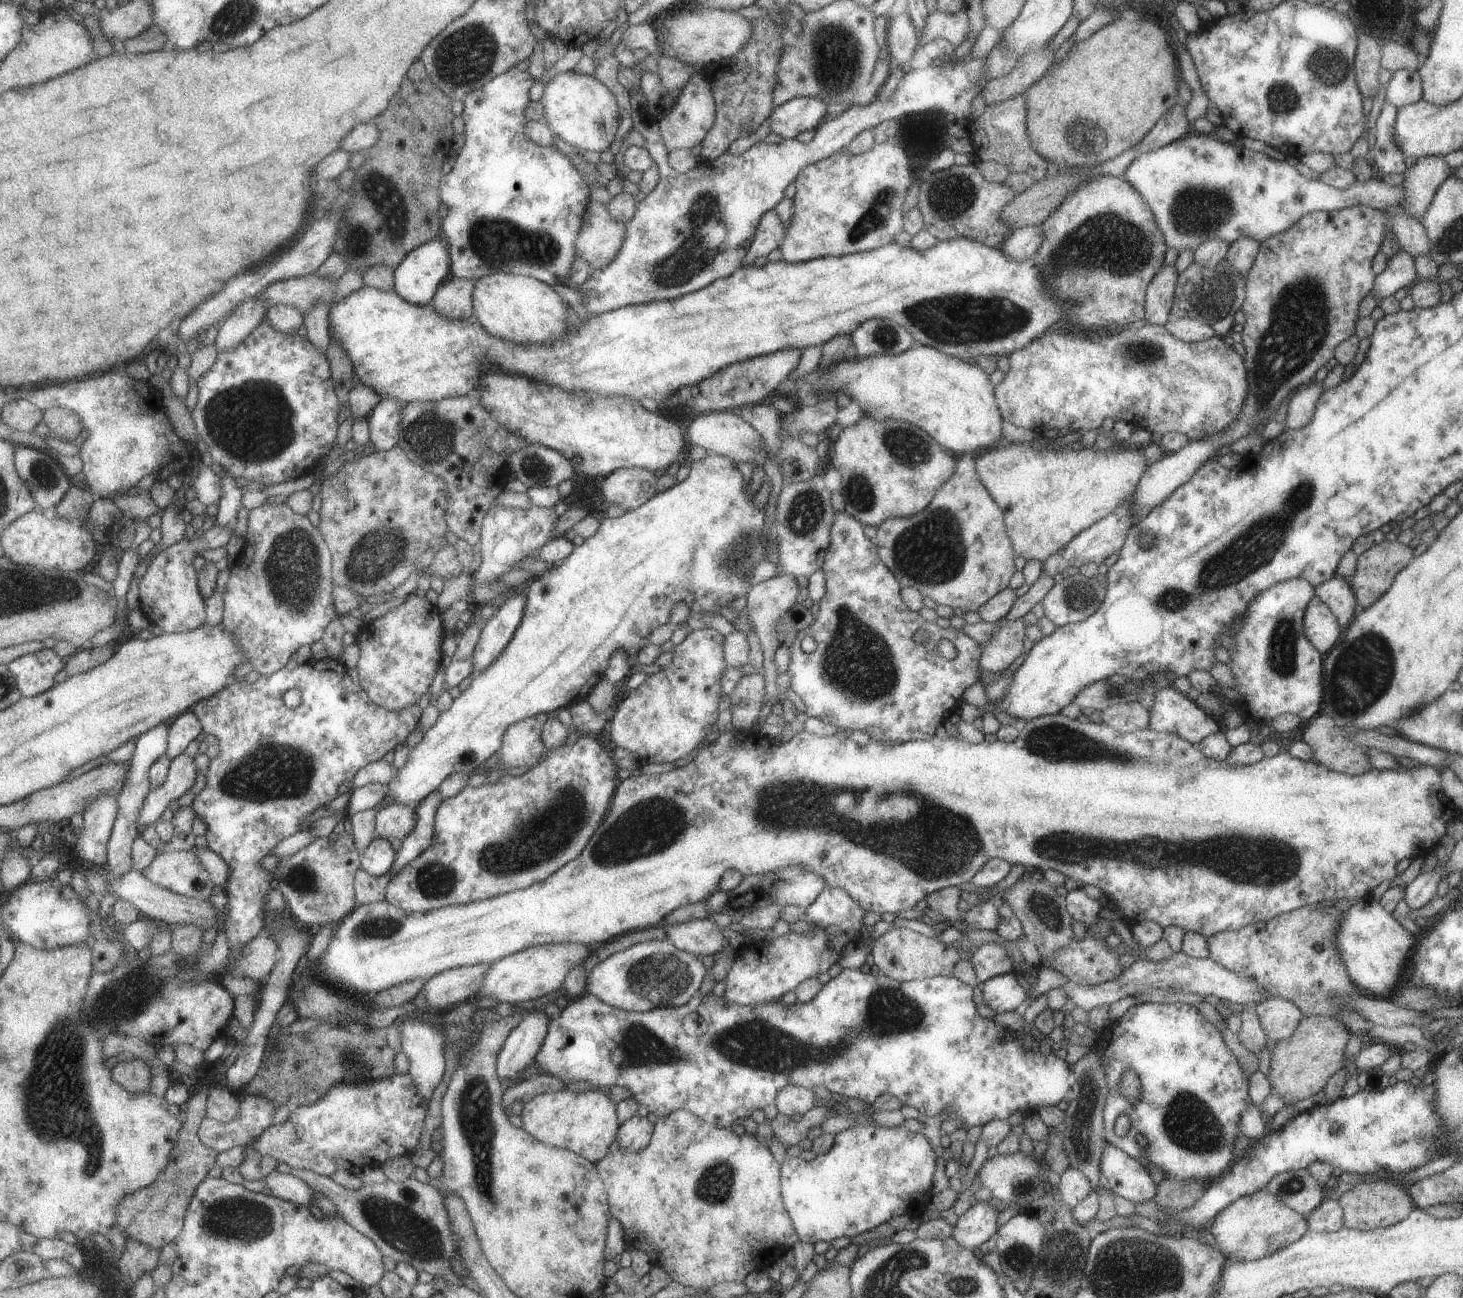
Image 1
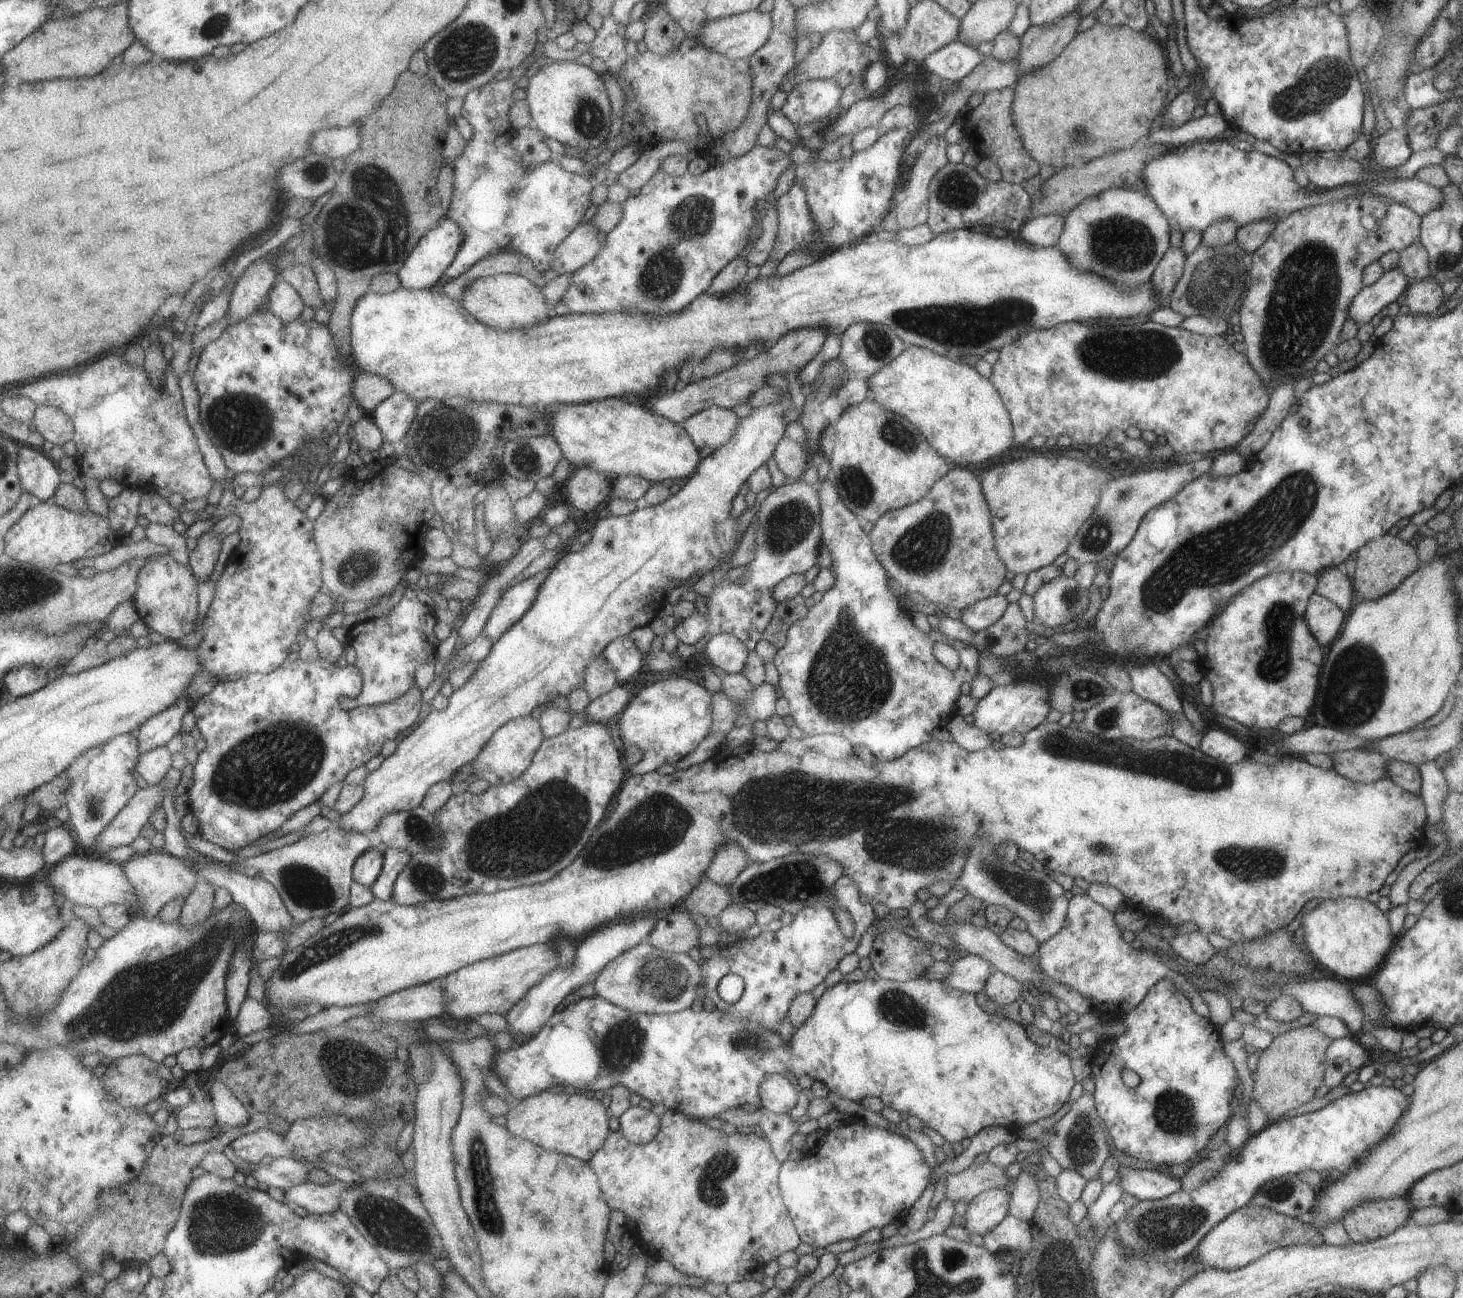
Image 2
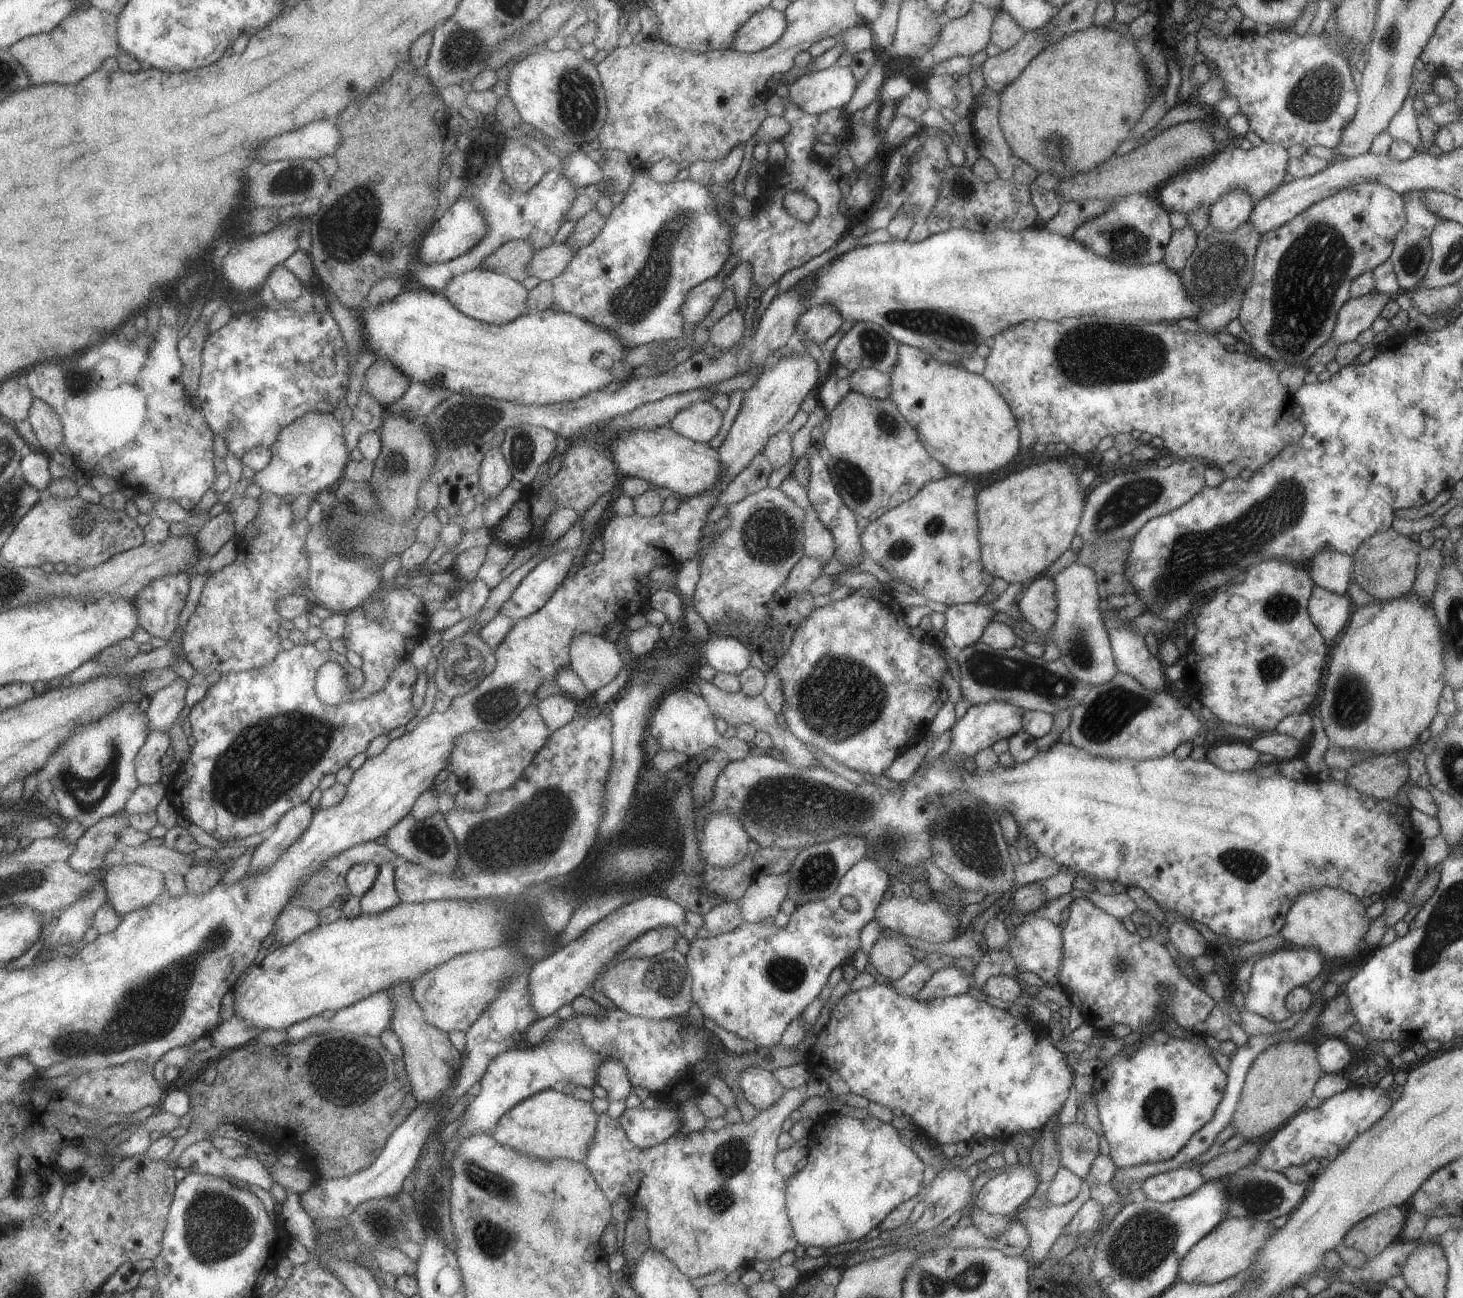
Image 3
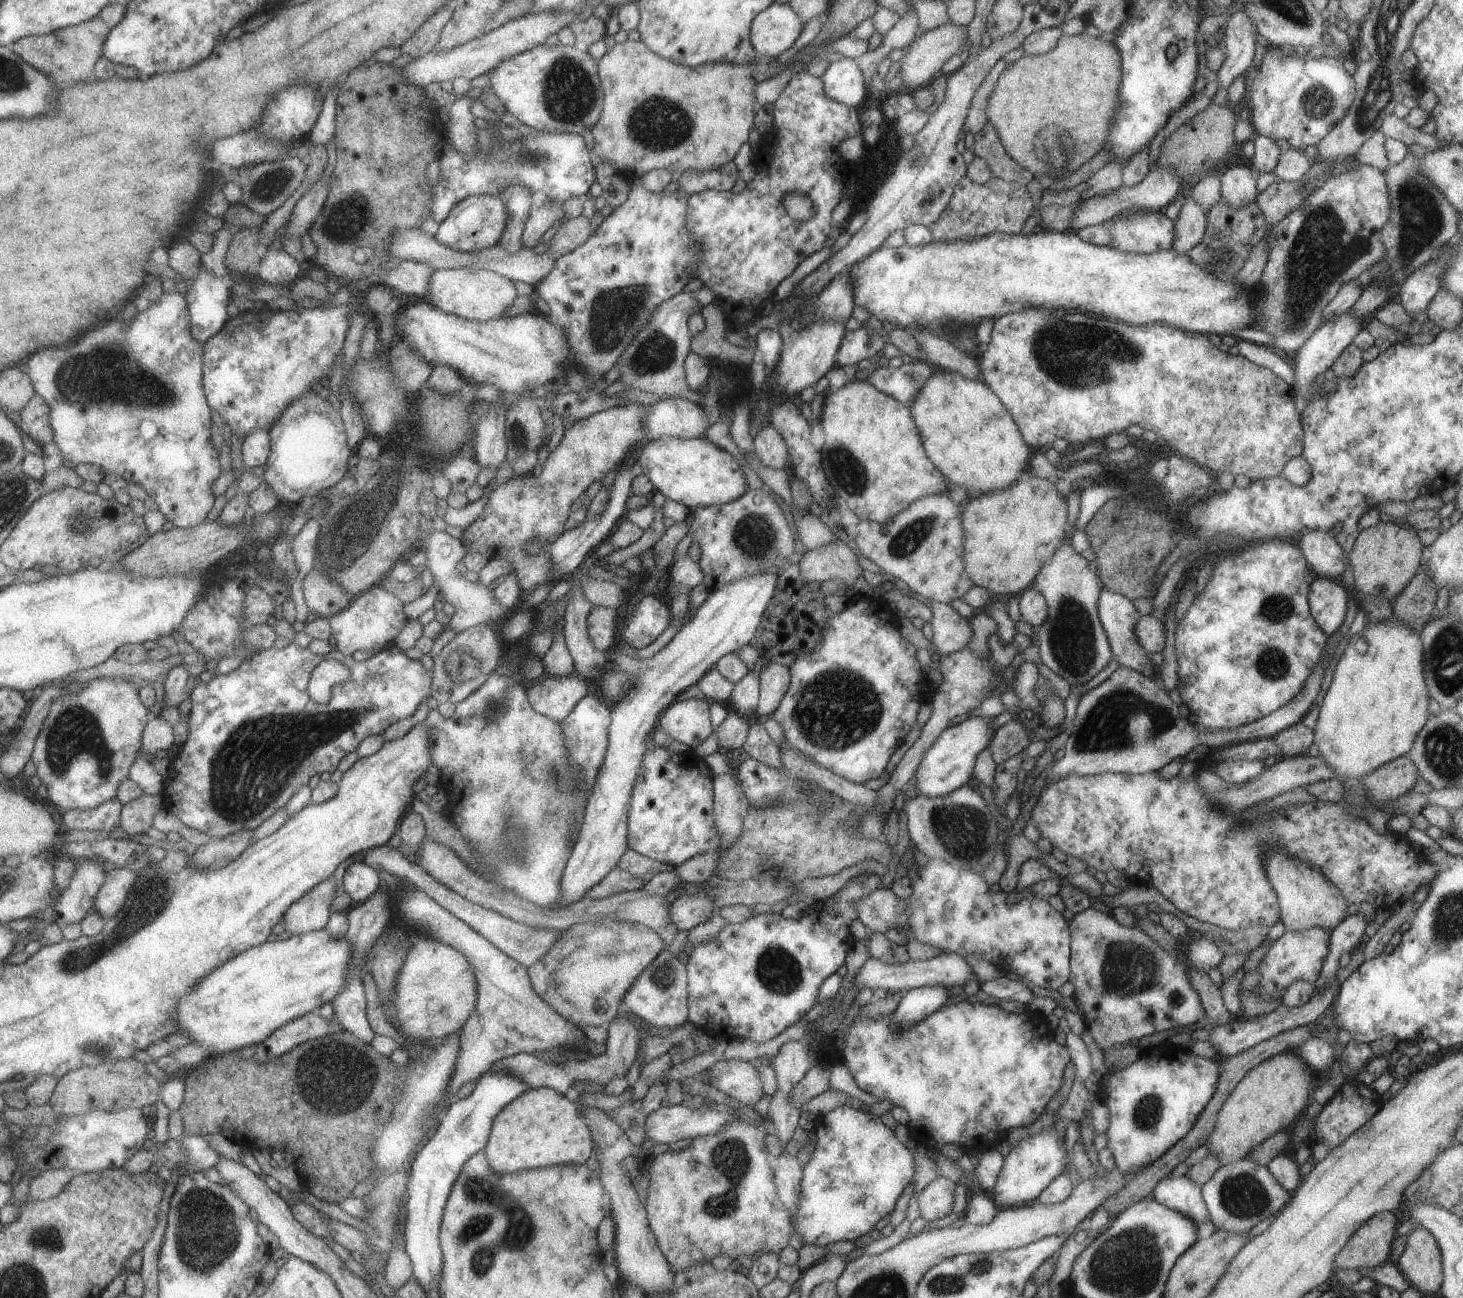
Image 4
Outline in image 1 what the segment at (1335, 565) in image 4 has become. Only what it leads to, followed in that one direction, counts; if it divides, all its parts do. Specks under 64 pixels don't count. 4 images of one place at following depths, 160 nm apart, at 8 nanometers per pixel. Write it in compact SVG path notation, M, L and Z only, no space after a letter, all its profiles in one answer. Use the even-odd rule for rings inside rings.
M1335 575L1323 584L1314 587L1314 591L1321 602L1330 608L1343 632L1353 620L1355 608L1357 608L1350 581Z

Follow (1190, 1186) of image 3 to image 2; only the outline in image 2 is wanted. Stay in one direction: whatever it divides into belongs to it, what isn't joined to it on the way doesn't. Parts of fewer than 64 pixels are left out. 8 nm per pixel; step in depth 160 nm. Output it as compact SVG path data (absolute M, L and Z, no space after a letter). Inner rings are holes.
M1119 1167L1121 1190L1134 1196L1138 1201L1153 1201L1166 1198L1181 1190L1179 1178L1172 1174L1158 1172L1157 1169Z

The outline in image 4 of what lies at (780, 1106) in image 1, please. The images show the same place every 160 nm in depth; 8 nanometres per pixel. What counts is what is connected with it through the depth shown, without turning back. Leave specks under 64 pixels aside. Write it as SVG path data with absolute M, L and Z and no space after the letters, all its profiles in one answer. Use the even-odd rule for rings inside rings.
M723 1059L698 1073L695 1078L750 1106L764 1093L760 1074L750 1061Z

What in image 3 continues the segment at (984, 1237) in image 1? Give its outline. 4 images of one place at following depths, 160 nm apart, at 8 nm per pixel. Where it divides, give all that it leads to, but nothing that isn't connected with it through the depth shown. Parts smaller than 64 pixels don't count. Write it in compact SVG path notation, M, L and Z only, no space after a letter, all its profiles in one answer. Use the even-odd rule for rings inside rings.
M1011 1165L1008 1170L983 1184L971 1200L970 1208L990 1215L1013 1218L1023 1203L1037 1189L1036 1175L1029 1166Z

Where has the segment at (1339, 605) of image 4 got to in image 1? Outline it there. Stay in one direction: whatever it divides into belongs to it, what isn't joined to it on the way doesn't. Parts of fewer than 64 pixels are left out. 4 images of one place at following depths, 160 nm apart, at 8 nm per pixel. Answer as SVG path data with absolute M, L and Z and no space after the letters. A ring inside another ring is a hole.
M1315 595L1304 608L1303 634L1311 646L1323 656L1341 637L1339 623L1330 608Z

